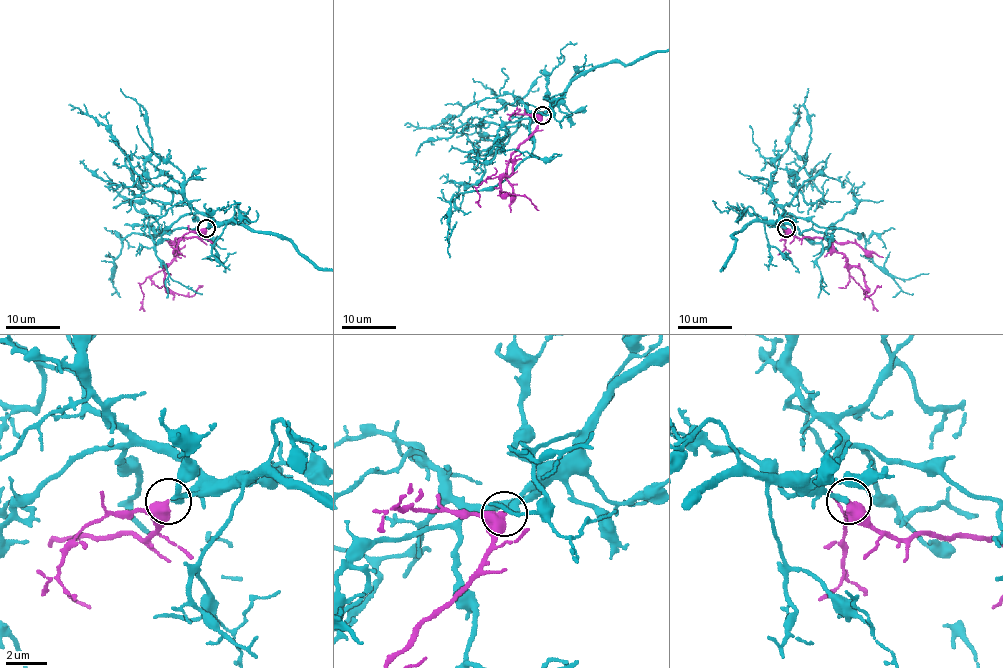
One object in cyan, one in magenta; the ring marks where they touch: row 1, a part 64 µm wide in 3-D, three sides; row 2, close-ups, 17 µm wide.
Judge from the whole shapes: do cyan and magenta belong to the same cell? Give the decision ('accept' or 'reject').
accept

